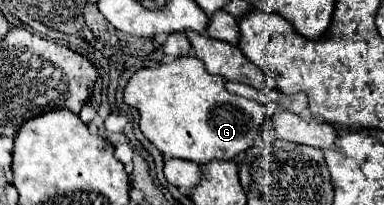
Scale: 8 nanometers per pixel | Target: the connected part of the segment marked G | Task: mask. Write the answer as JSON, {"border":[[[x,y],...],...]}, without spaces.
{"border":[[[195,55],[177,57],[171,63],[161,63],[153,69],[135,71],[123,91],[123,101],[139,111],[141,133],[163,153],[163,157],[189,159],[199,165],[213,159],[233,159],[235,155],[247,151],[247,147],[261,139],[263,121],[269,119],[265,105],[231,95],[225,89],[225,79],[221,75],[207,73],[205,63]]]}

